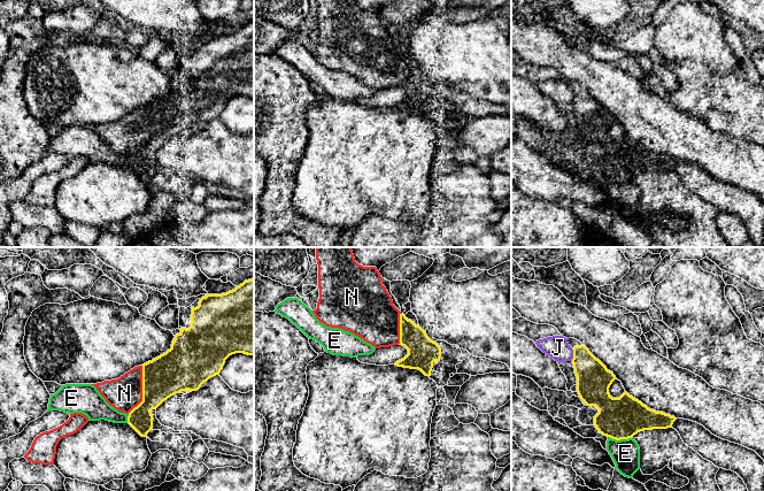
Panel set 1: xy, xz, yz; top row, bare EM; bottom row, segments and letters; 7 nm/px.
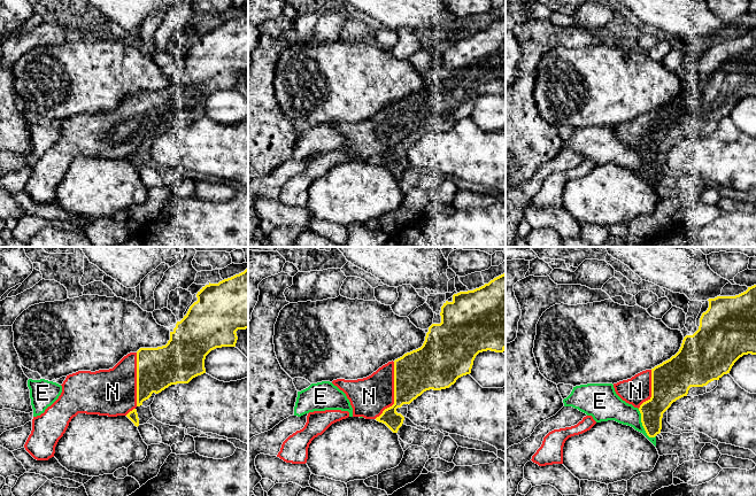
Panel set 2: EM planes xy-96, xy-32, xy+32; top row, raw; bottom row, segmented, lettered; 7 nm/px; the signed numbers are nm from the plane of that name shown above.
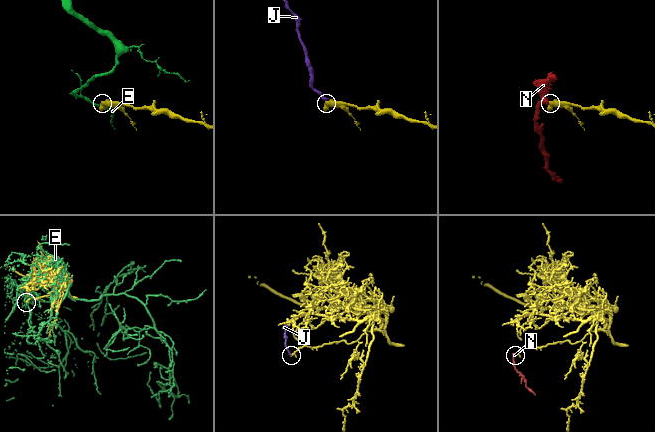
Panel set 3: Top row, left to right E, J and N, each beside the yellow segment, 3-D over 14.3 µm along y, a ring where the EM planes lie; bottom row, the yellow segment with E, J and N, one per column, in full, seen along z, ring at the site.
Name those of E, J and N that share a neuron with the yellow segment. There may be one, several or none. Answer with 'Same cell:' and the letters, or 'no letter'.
Same cell: N

